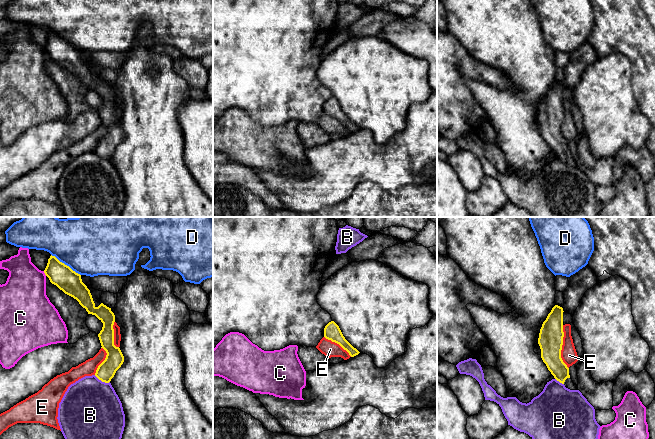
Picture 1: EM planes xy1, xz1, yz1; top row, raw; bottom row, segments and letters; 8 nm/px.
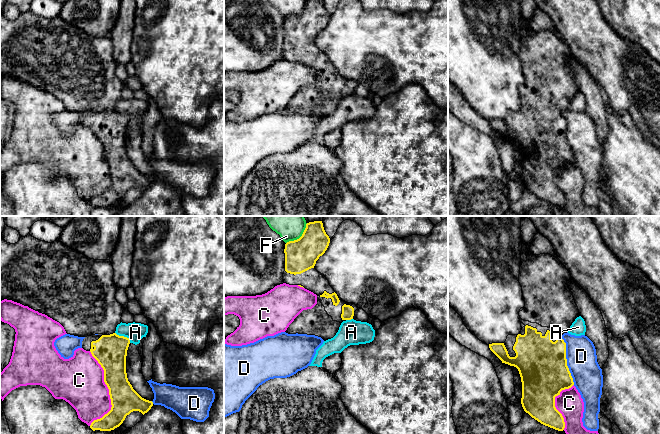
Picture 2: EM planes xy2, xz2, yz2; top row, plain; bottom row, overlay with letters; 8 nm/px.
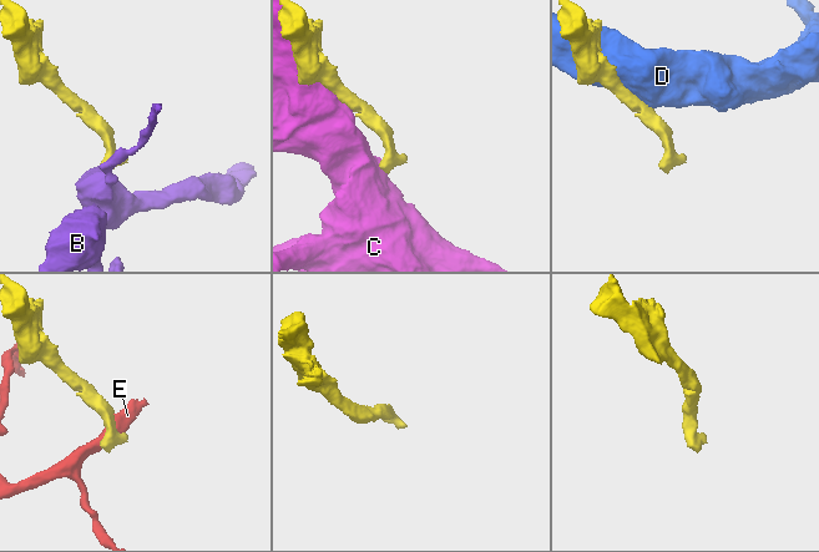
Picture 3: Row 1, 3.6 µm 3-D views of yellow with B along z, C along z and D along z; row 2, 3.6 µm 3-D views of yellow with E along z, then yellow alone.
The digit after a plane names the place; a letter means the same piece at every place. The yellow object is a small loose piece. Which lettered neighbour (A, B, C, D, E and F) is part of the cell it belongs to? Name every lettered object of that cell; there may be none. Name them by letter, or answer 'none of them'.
none of them

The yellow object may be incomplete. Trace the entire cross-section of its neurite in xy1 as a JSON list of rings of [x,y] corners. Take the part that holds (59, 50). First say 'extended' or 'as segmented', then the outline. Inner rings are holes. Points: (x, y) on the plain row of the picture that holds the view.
as segmented; [[[51,31],[48,35],[44,49],[52,60],[76,75],[88,90],[95,91],[103,99],[98,113],[101,124],[106,127],[107,131],[98,142],[95,152],[102,158],[109,159],[124,138],[120,124],[114,121],[114,89],[103,79],[96,83],[90,66],[82,58],[81,51],[60,38],[55,32]]]

